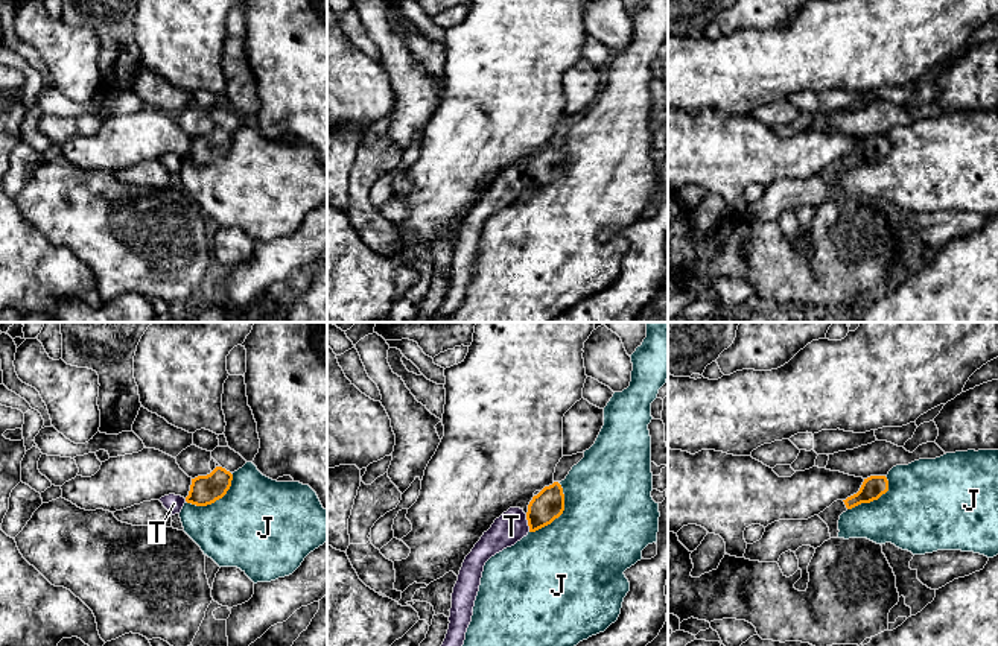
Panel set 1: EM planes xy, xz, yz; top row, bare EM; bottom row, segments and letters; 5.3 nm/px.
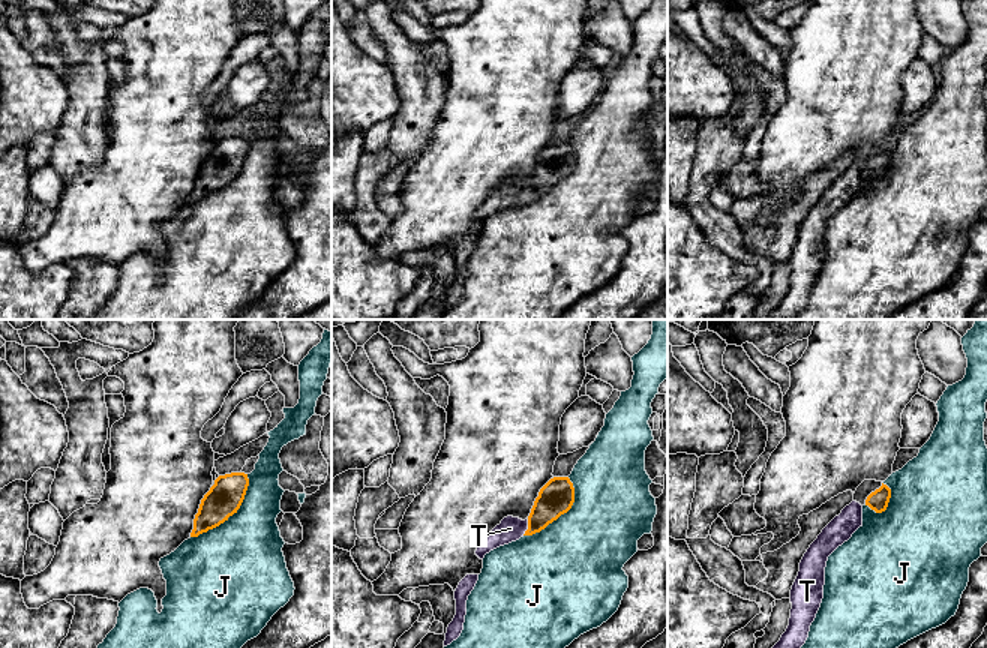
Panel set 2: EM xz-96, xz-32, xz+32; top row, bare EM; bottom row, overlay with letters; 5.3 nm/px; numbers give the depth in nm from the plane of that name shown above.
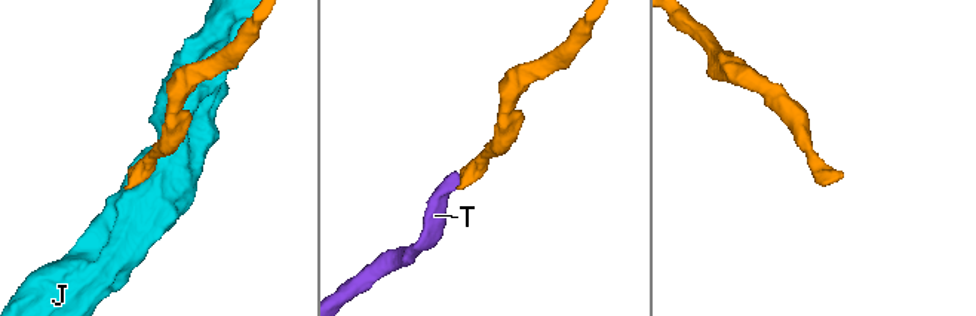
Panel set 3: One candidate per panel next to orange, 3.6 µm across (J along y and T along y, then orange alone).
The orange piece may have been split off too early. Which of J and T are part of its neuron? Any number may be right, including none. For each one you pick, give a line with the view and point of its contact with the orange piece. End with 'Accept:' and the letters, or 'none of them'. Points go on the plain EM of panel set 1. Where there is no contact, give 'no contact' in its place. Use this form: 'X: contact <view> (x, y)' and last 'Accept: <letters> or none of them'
T: contact xz (528, 183)
Accept: T

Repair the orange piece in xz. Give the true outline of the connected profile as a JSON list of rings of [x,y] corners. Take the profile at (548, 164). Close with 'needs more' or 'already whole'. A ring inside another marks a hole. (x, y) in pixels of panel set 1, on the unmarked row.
[[[554,141],[532,157],[526,173],[520,167],[510,167],[484,192],[472,211],[466,216],[459,230],[452,252],[449,289],[443,304],[434,315],[434,322],[443,322],[462,307],[467,287],[472,281],[485,222],[504,208],[514,205],[529,192],[551,184],[563,170],[563,147],[558,141]]]; needs more

